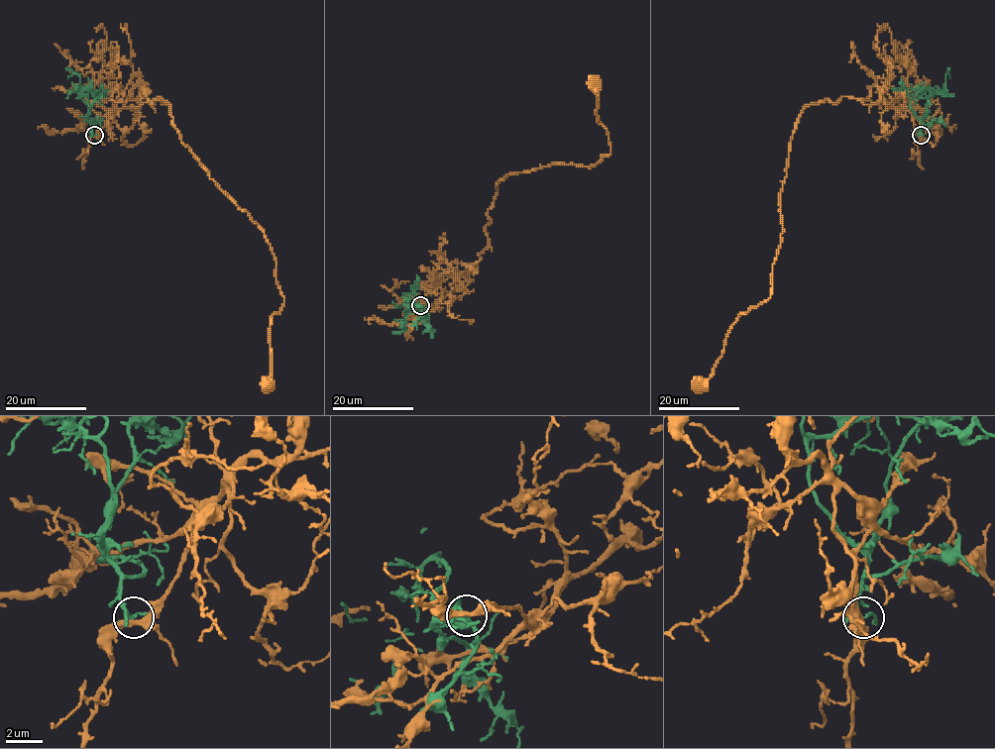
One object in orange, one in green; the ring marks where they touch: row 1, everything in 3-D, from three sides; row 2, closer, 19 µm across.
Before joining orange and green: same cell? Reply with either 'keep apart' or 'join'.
keep apart

